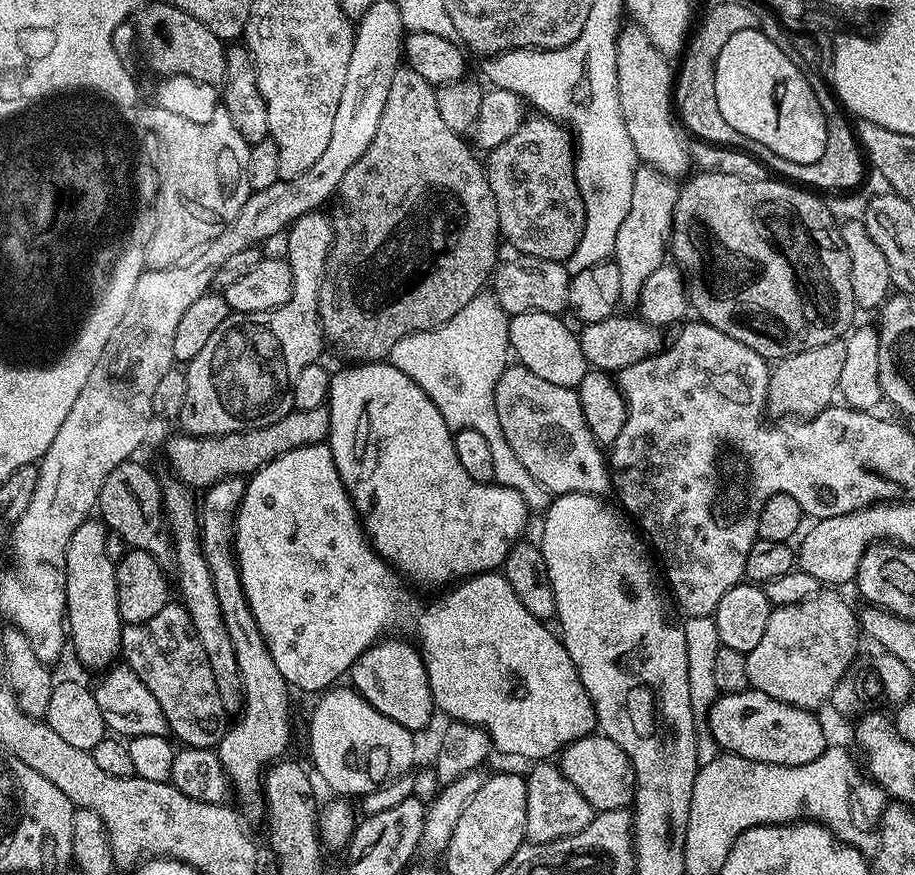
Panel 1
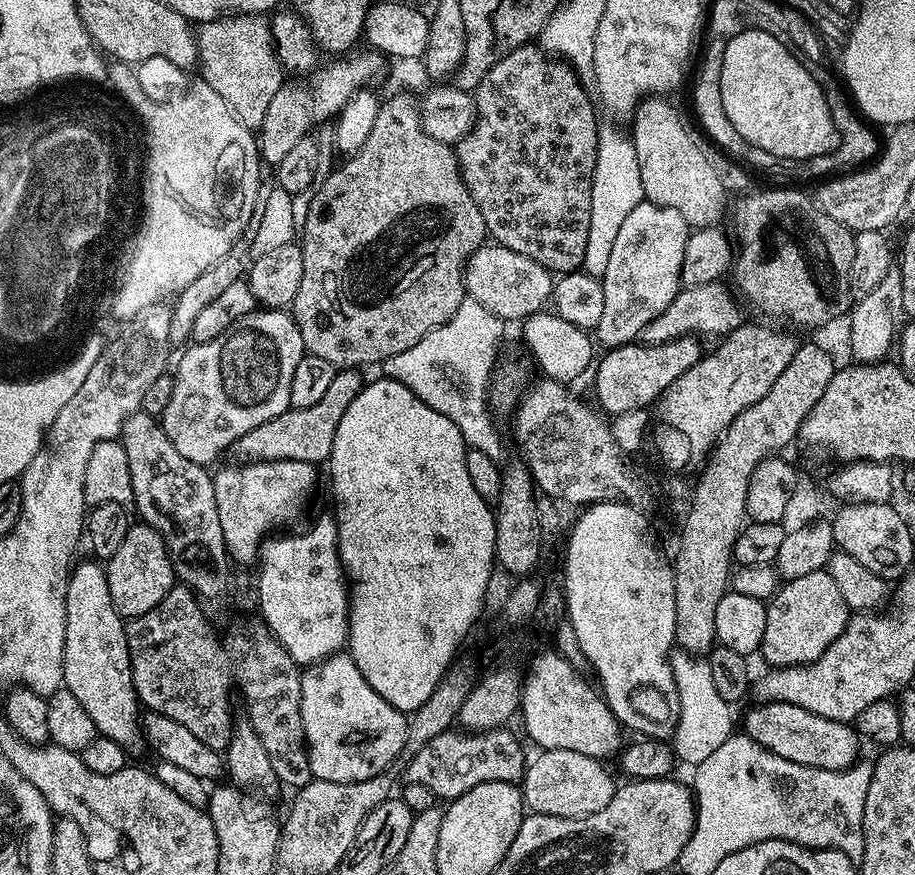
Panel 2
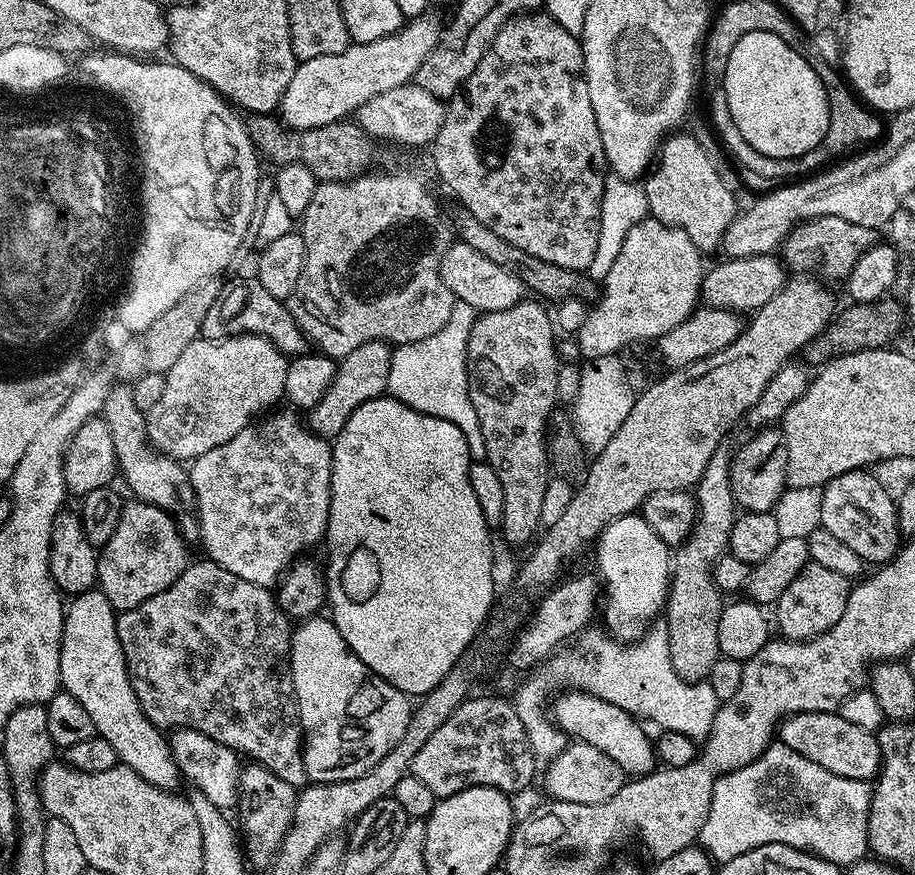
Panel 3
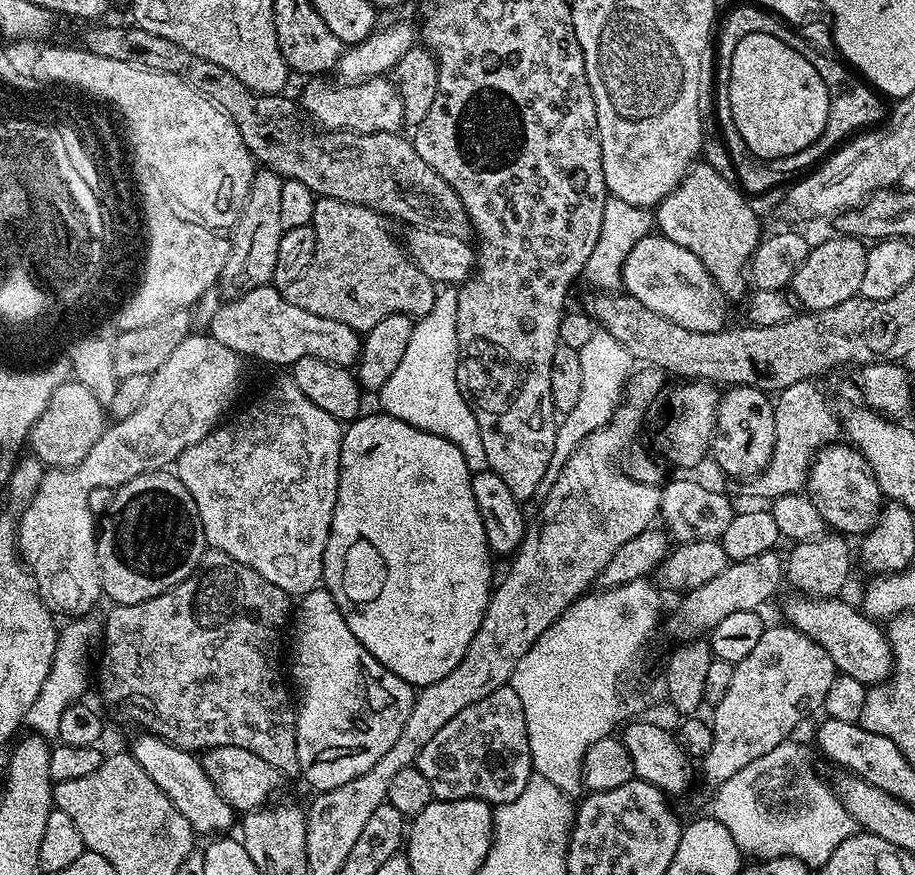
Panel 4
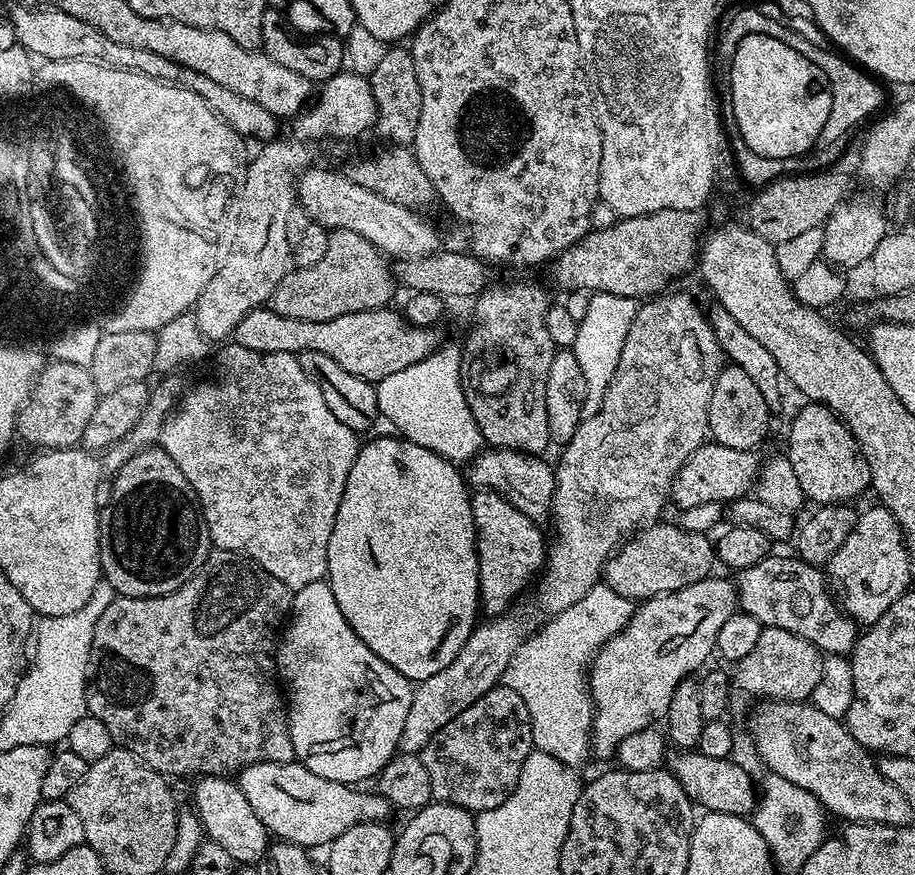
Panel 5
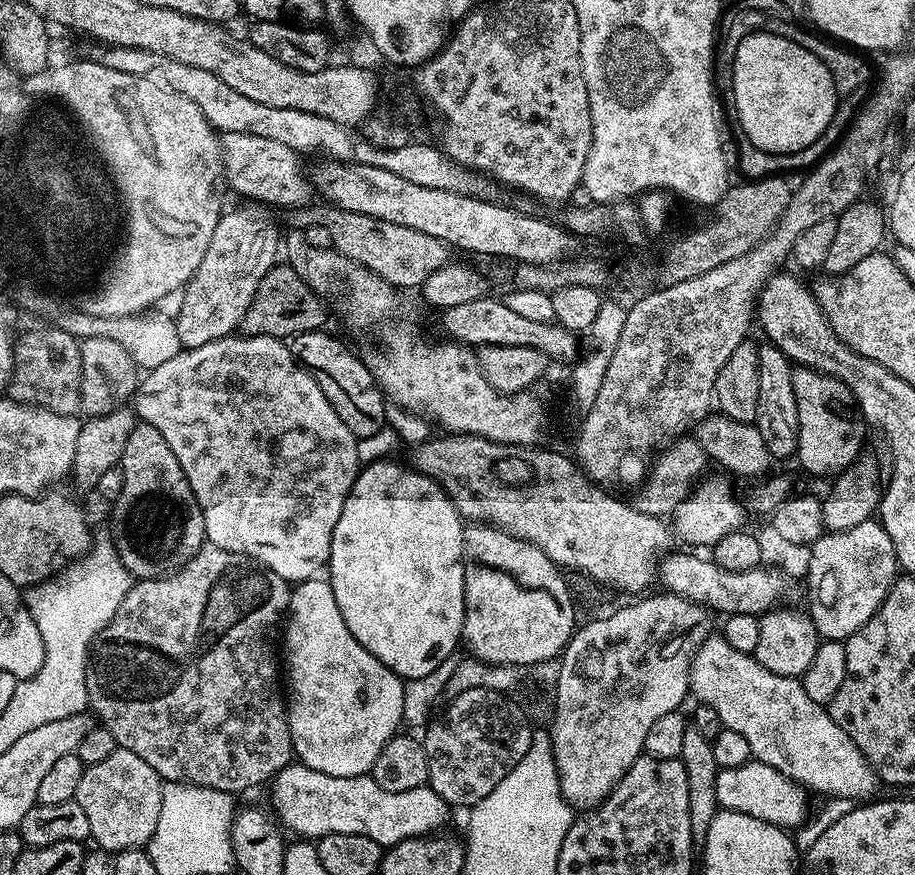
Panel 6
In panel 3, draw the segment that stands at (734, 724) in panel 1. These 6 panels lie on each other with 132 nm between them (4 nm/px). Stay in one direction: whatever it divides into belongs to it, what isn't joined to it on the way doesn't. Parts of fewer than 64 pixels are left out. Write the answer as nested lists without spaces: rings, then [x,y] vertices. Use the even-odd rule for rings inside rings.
[[[839,711],[799,712],[783,721],[778,736],[786,746],[798,750],[812,762],[818,762],[819,766],[824,766],[831,774],[867,782],[875,781],[879,777],[882,757],[876,732],[867,732],[862,726],[854,726],[854,722],[846,722],[846,718],[842,718]]]

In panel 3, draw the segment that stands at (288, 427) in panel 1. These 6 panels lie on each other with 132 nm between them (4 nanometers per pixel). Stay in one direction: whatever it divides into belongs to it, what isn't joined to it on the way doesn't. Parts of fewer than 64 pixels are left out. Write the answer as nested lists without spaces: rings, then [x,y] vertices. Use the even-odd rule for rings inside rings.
[[[383,339],[362,342],[357,348],[348,348],[345,351],[344,361],[341,359],[336,365],[336,378],[327,395],[318,402],[316,408],[311,409],[310,424],[315,431],[325,438],[334,438],[346,426],[350,414],[358,410],[366,402],[376,400],[388,391],[390,378],[390,362],[393,349],[387,348],[388,344]]]

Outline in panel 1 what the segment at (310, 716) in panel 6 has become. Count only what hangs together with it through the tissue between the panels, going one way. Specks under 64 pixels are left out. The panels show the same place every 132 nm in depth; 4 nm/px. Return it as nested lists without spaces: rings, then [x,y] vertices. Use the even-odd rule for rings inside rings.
[[[333,686],[323,693],[319,697],[320,700],[316,704],[316,709],[312,712],[312,721],[308,724],[308,740],[312,743],[312,764],[311,767],[314,769],[316,767],[315,775],[325,780],[330,787],[333,788],[333,793],[339,794],[344,798],[359,798],[365,796],[368,792],[373,792],[379,788],[384,787],[384,785],[389,784],[391,780],[398,779],[399,776],[409,775],[413,771],[412,763],[416,760],[416,740],[417,737],[412,733],[410,729],[406,726],[398,726],[398,722],[394,722],[394,718],[386,718],[386,714],[382,714],[378,710],[374,710],[374,706],[370,706],[370,702],[366,702],[364,698],[356,693],[356,689],[351,686],[345,686],[345,688],[340,688],[341,686]]]

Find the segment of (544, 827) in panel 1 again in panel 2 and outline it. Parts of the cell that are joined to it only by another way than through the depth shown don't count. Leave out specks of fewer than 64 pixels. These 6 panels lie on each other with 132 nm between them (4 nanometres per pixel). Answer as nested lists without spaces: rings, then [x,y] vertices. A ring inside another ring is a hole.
[[[544,750],[540,756],[531,757],[530,763],[525,767],[522,781],[522,795],[529,813],[537,816],[574,816],[583,818],[602,810],[602,806],[610,803],[614,798],[618,784],[612,781],[605,765],[599,760],[590,758],[586,754],[574,754],[574,750]]]

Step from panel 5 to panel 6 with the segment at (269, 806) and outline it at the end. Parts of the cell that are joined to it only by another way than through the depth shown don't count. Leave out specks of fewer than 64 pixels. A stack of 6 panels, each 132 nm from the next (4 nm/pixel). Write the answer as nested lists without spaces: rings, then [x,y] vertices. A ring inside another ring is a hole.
[[[293,762],[274,777],[278,784],[278,800],[289,826],[304,838],[319,838],[326,834],[362,834],[374,838],[381,846],[391,846],[415,836],[427,837],[448,820],[450,805],[433,788],[391,792],[382,790],[371,775],[338,778]]]

